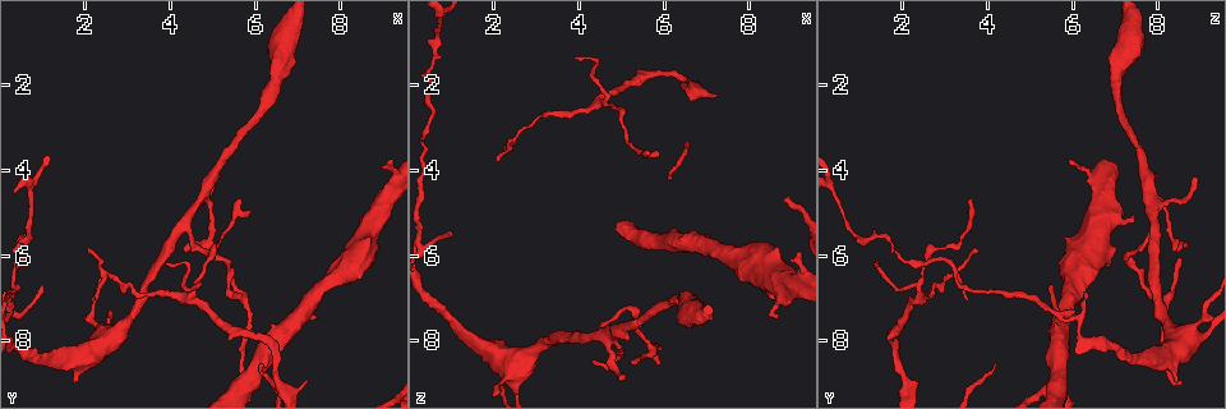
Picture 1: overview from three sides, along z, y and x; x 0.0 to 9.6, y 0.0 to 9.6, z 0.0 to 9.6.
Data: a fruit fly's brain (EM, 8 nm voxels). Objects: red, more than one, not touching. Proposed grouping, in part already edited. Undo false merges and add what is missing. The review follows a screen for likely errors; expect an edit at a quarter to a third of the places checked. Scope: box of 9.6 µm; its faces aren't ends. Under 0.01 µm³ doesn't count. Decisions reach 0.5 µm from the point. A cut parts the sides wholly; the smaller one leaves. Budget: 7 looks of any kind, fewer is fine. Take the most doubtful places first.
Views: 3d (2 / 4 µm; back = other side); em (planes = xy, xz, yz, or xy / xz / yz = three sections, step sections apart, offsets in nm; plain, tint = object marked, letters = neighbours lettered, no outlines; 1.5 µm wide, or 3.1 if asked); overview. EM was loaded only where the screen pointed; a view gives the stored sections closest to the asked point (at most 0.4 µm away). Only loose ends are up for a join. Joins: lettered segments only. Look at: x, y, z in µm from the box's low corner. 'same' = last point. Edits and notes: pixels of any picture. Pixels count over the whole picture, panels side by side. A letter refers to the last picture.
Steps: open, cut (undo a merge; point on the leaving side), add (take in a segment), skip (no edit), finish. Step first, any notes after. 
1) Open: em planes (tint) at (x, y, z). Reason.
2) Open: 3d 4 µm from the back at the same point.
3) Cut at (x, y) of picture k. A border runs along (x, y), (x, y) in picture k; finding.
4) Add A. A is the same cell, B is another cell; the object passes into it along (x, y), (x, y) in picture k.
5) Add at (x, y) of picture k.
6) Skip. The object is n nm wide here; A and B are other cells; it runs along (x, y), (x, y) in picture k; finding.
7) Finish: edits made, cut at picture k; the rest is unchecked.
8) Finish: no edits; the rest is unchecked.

Open: 3d 4 µm at (8.60, 5.10, 7.45). Branch stops here.

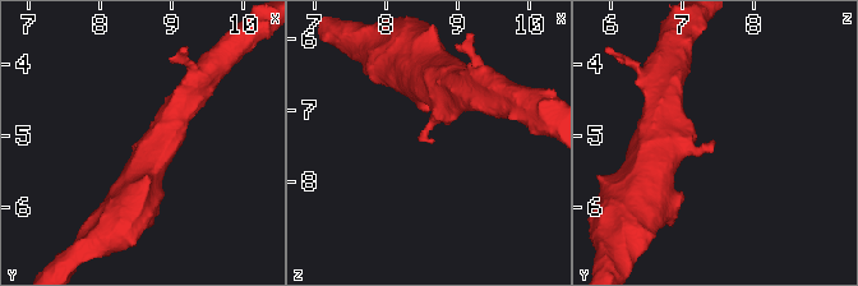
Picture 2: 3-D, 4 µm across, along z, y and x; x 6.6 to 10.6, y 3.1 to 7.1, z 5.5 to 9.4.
Open: em xz step 8 (tint) at (8.65, 5.10, 7.50).

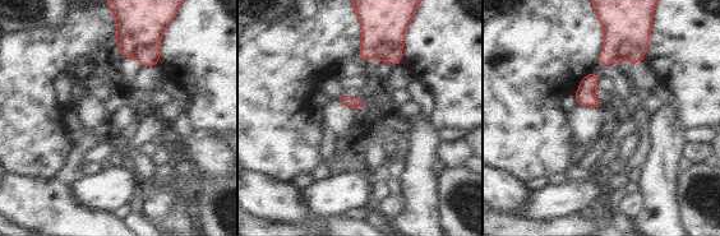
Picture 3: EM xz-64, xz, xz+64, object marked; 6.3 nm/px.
Open: em xz step 8 (letters) at the same point.

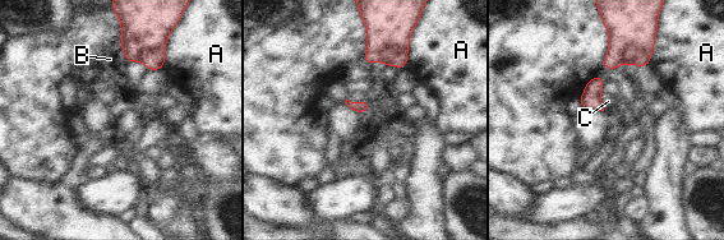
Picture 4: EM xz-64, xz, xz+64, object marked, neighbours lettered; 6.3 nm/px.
Skip. A, B and C are other cells; a border runs along (600, 92), (599, 100), (608, 111) in picture 4; none of them fits.

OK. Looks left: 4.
Open: 3d 4 µm at (2.25, 7.05, 3.55). Tapers out.

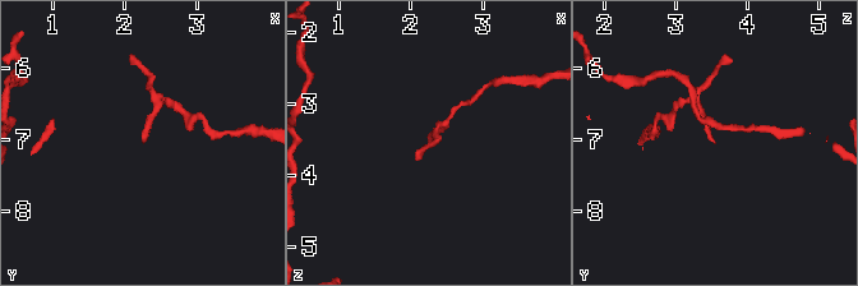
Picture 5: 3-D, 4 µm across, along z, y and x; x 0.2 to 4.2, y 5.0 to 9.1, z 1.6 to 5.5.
Open: em planes (letters) at (2.25, 7.05, 3.50). Shape alone is not enough.

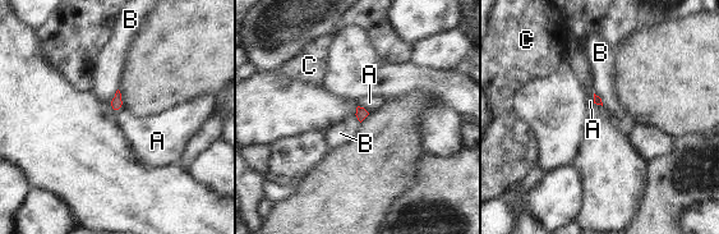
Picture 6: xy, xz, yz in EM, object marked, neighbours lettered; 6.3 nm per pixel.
Skip. A, B and C are other cells; a border runs along (358, 105), (369, 113) in picture 6; no lettered segment goes on from it.

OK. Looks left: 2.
Open: 3d 4 µm at (4.55, 7.00, 2.40). Side arm on a straight run.

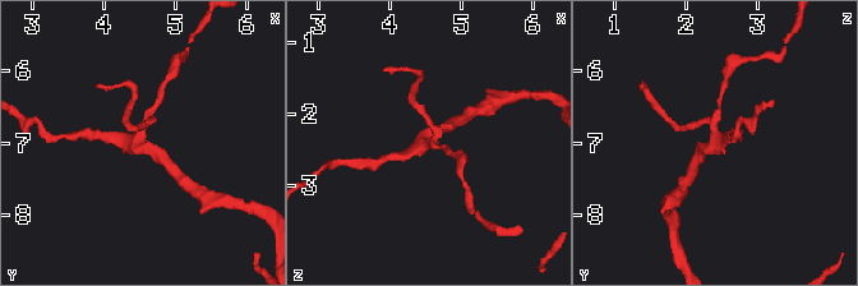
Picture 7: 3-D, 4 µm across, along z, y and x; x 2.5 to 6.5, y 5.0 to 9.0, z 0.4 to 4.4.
Open: em planes (letters) at (4.55, 7.05, 2.30). Shape alone is not enough.

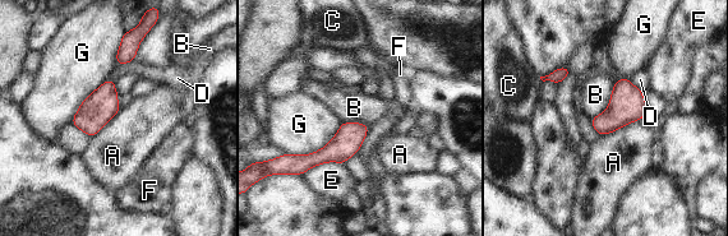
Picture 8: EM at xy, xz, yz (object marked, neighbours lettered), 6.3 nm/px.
Skip. A, B, C, D, E, F and G are other cells; a border runs along (614, 83), (609, 105), (590, 119) in picture 8; continuous, no second neuron.

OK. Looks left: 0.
Finish: no edits; the rest is unchecked.

